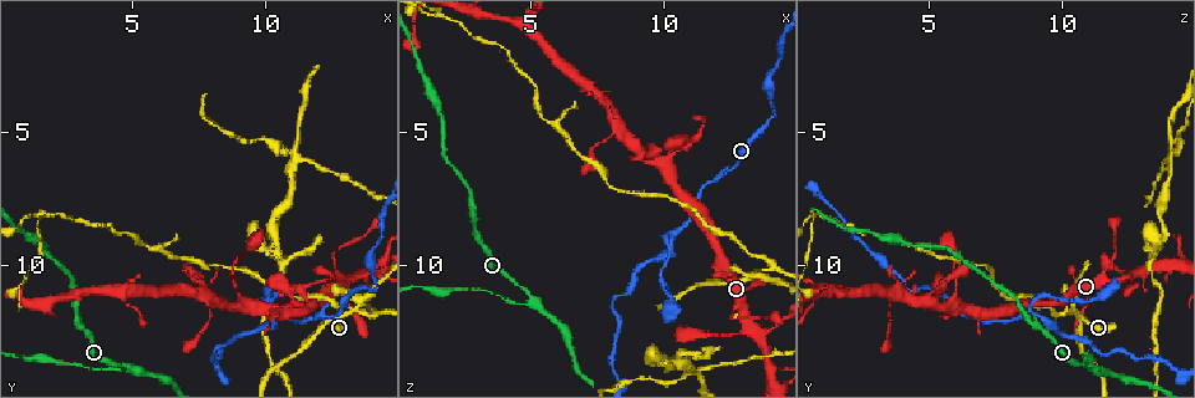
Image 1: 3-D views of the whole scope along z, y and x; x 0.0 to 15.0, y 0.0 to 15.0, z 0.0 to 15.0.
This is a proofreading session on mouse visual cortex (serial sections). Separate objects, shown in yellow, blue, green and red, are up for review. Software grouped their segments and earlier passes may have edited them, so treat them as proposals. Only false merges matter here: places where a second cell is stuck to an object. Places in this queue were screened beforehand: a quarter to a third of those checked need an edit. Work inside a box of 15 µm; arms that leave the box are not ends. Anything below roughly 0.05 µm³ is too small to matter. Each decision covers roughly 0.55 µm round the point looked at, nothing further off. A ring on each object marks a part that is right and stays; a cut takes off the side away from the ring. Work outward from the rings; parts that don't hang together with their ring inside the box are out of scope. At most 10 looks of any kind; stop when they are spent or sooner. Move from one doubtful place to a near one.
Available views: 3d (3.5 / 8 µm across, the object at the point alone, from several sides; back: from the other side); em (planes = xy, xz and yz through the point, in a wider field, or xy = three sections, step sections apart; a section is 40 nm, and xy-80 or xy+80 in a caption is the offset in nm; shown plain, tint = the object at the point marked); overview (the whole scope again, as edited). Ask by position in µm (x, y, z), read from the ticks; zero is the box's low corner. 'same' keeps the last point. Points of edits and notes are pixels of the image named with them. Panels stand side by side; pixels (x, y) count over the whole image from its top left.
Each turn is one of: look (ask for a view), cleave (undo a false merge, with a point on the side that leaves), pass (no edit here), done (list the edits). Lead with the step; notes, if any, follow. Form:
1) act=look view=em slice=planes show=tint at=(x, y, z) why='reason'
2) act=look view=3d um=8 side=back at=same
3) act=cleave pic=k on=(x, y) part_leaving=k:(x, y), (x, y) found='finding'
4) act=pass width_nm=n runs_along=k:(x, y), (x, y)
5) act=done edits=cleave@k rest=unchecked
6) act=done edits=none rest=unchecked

act=look view=3d um=3.5 at=(14.1, 10.9, 4.1) why='abrupt turn'

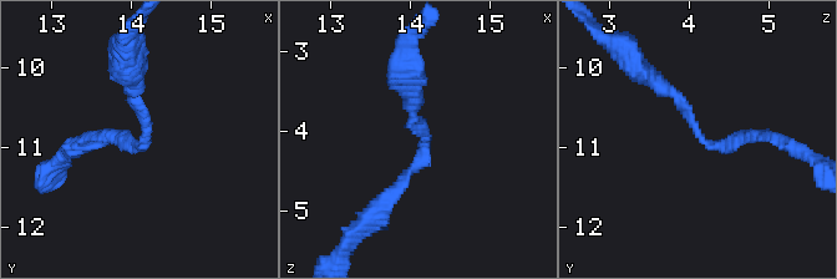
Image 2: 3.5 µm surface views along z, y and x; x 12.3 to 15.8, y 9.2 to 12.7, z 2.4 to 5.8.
act=look view=em slice=xy step=1 show=tint at=(14.15, 10.95, 4.25) arm_widths_nm=150,150 why='now the EM'

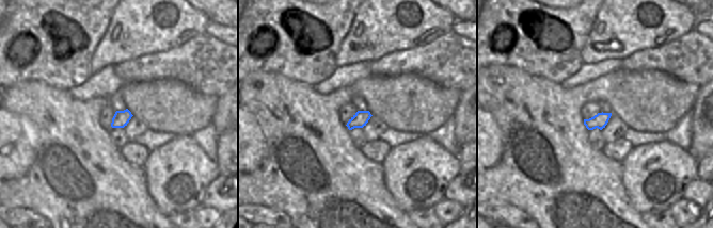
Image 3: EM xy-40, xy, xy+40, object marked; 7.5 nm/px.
act=pass runs_along=2:(767, 137), (706, 145), (659, 84) found='one cell here'

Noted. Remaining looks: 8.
act=look view=3d um=3.5 side=back at=(13.6, 11.4, 10.4) why='abrupt turn'

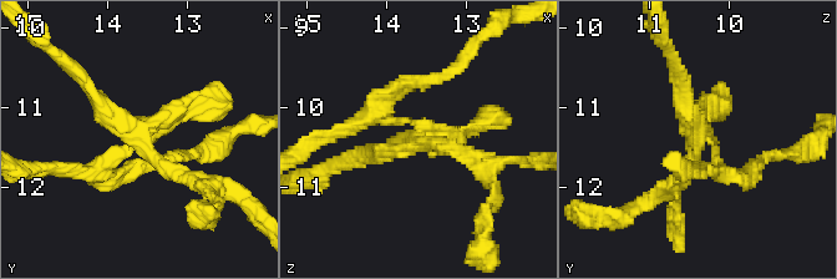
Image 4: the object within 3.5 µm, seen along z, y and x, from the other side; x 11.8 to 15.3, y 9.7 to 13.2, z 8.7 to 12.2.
act=look view=em slice=xy step=1 show=tint at=(13.65, 11.30, 10.40)

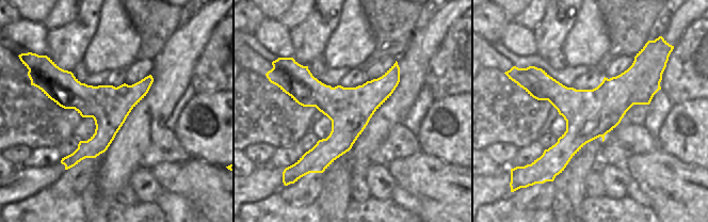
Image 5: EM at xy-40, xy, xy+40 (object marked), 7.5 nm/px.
act=cleave pic=4 on=(116, 174) part_leaving=4:(708, 140), (724, 173), (752, 166) found='a second cell is stuck on'

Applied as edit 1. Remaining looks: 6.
act=look view=3d um=3.5 at=(10.4, 11.8, 8.9) why='three-way junction'

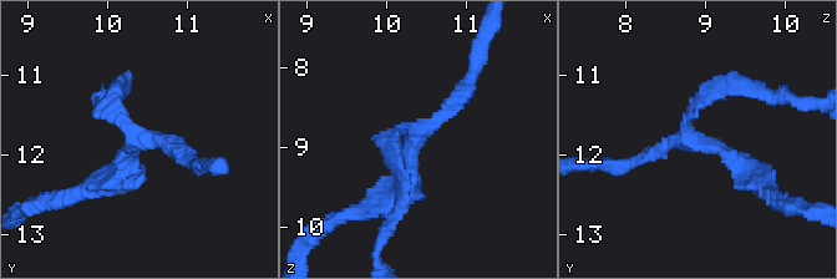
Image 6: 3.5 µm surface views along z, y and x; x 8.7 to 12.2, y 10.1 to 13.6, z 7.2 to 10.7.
act=look view=em slice=planes show=tint at=(10.40, 11.75, 8.85) arms=3 arm_widths_nm=200,200,250

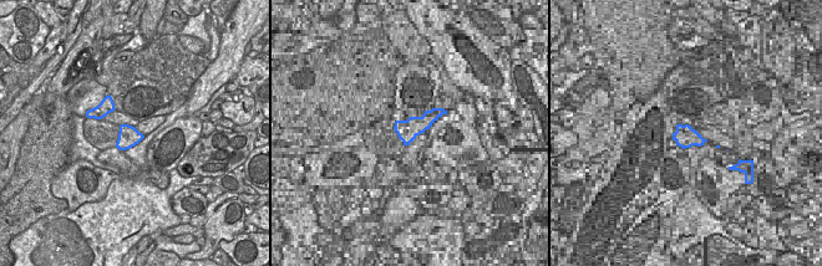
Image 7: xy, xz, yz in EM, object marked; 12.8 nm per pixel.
act=pass width_nm=280 runs_along=6:(471, 79), (414, 136), (399, 197) found='all the same cell'

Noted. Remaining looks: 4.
act=look view=3d um=3.5 at=(5.1, 14.0, 11.3) why='three arms meet'

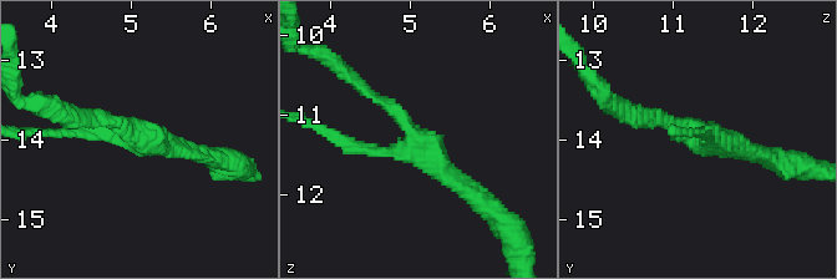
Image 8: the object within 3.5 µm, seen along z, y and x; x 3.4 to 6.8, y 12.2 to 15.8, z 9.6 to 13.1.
act=look view=em slice=xy step=2 show=plain at=(5.10, 13.90, 11.35) why='now the EM'

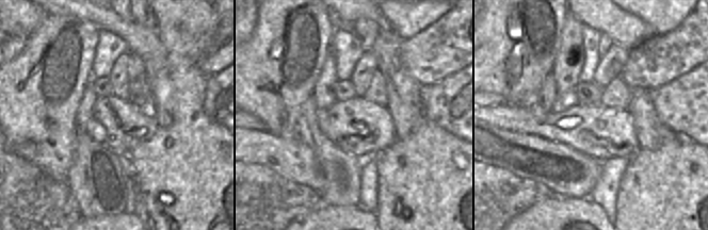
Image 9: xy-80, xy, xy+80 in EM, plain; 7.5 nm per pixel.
act=look view=em slice=xy step=2 show=tint at=same why='with the object marked'

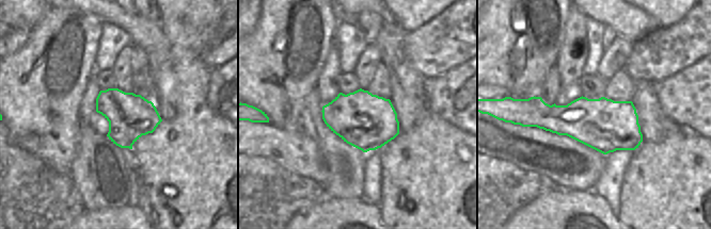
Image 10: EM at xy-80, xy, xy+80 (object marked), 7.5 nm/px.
act=pass width_nm=420 runs_along=8:(358, 81), (472, 193) found='one cell here'

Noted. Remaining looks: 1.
act=done edits=cleave@4 rest=unchecked

